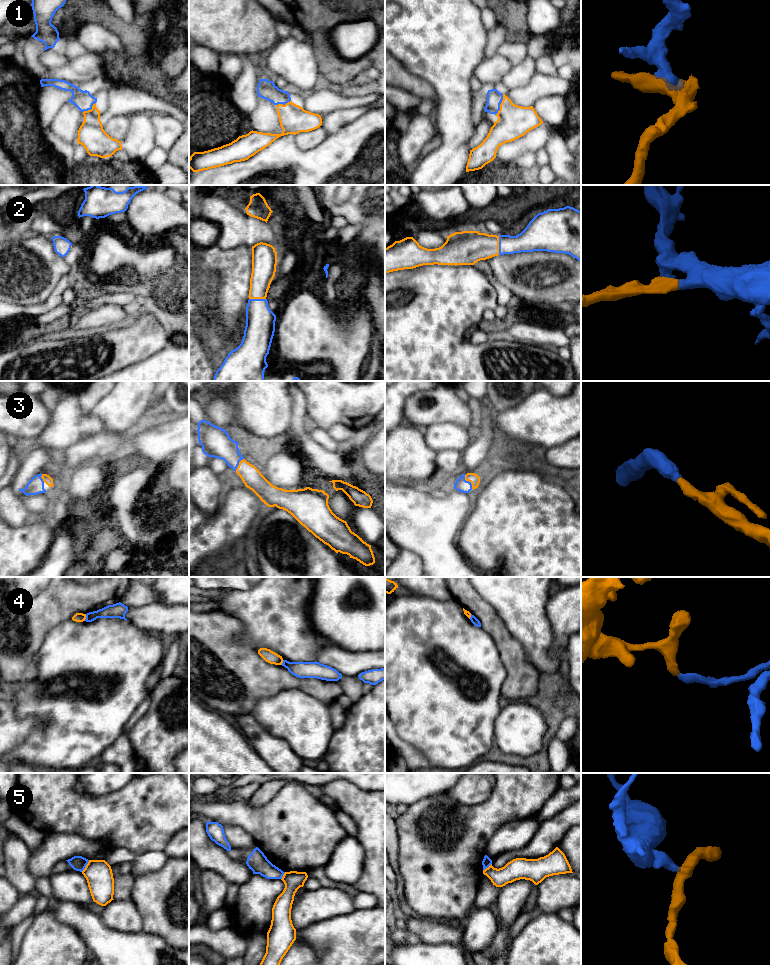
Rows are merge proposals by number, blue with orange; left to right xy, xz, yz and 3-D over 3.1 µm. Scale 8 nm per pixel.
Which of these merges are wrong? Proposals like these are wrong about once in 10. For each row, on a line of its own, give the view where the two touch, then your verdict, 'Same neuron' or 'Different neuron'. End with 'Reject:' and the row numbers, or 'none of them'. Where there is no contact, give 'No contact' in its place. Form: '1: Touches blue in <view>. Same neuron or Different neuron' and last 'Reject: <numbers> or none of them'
1: Touches blue in yz. Same neuron
2: Touches blue in yz. Same neuron
3: Touches blue in yz. Same neuron
4: Touches blue in xy. Different neuron
5: Touches blue in xy. Different neuron
Reject: 4, 5

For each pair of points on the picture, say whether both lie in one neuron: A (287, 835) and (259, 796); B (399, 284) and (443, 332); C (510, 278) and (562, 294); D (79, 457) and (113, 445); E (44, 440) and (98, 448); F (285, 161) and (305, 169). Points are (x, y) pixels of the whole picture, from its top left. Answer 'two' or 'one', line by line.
A: two
B: one
C: one
D: one
E: two
F: one

